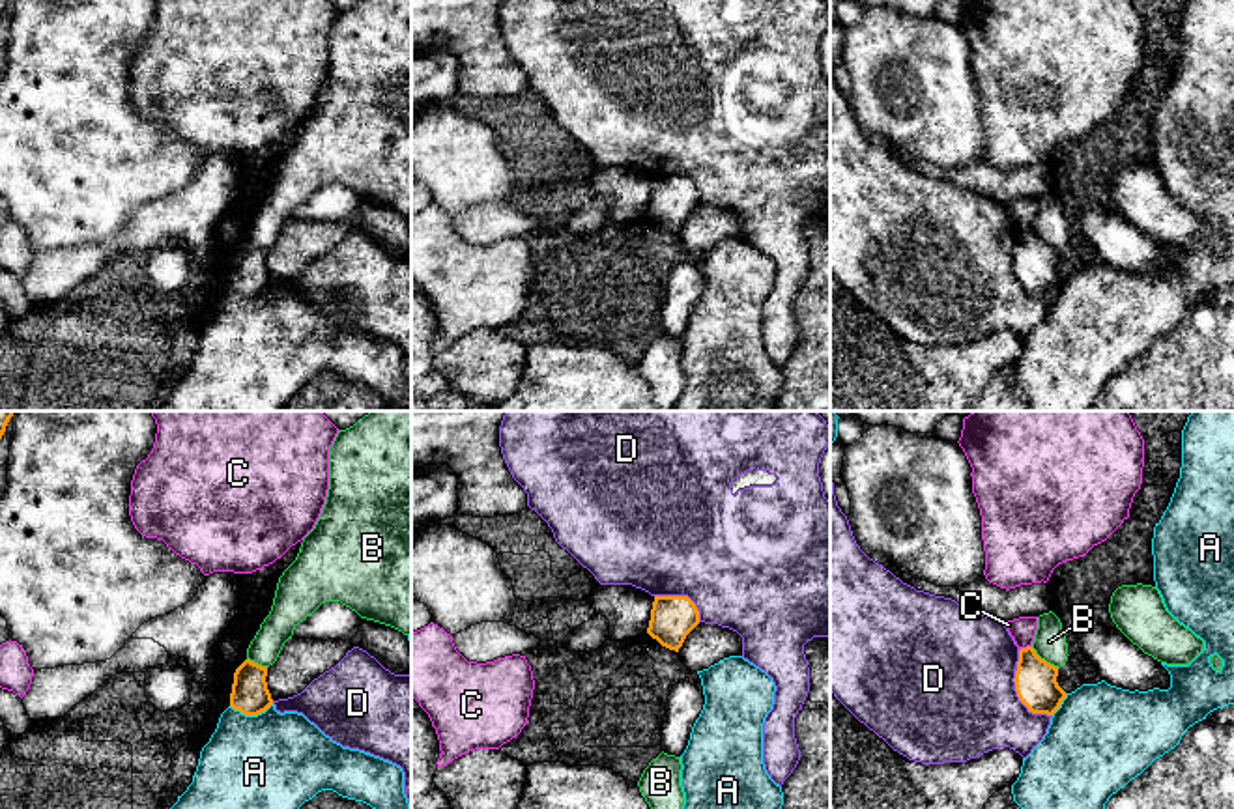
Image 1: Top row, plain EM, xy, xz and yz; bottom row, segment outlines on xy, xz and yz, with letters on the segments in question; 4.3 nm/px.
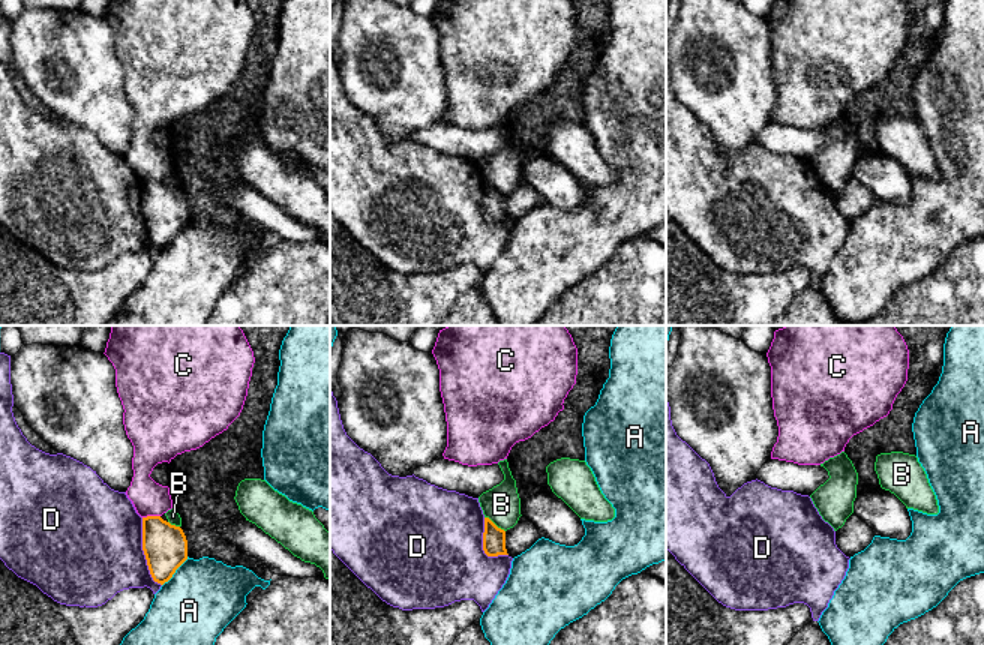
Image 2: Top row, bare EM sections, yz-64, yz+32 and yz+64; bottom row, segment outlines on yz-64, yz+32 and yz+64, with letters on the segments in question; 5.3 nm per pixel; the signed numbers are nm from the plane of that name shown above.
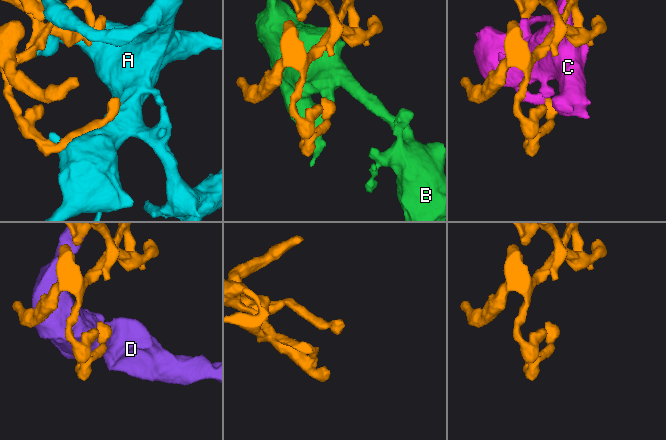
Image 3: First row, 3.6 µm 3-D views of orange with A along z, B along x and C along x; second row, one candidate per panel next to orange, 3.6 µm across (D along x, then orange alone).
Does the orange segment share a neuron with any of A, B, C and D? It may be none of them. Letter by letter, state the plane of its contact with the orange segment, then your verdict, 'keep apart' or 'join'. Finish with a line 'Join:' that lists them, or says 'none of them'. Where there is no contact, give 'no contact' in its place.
A: meets orange in xy; keep apart
B: meets orange in yz; keep apart
C: meets orange in yz; keep apart
D: meets orange in yz; keep apart
Join: none of them

